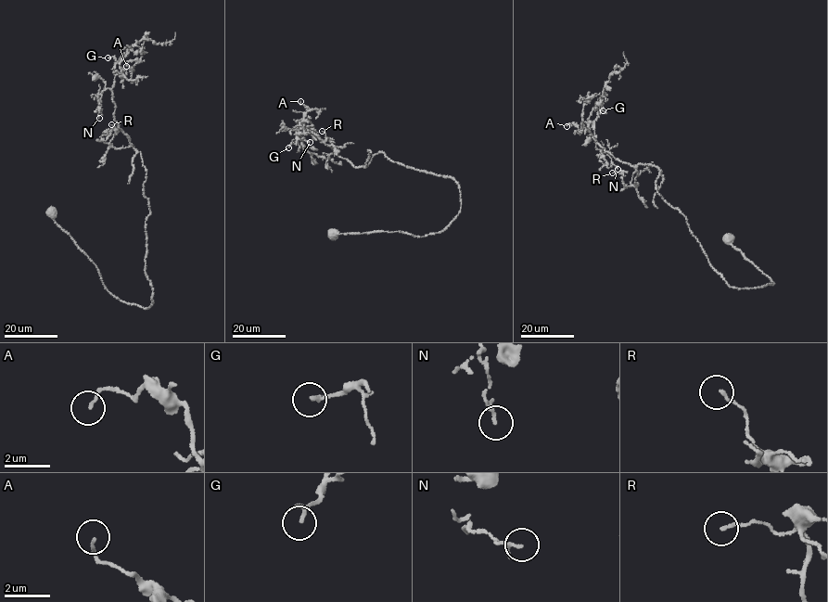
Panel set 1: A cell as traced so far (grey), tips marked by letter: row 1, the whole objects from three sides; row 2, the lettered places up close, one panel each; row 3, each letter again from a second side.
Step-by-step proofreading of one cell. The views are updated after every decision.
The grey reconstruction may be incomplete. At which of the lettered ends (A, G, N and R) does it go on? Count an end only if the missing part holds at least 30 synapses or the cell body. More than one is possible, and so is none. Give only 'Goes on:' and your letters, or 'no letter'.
Goes on: no letter

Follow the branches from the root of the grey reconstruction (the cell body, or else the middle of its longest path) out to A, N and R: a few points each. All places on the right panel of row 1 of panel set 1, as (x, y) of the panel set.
A: (729, 239), (774, 283), (729, 286), (685, 216), (656, 190), (657, 167), (624, 163), (589, 130), (566, 126)
N: (729, 239), (774, 283), (729, 286), (685, 216), (656, 190), (661, 171), (624, 163), (596, 143), (617, 169)
R: (729, 239), (774, 283), (729, 286), (685, 216), (656, 190), (657, 167), (639, 164), (630, 186), (612, 172)

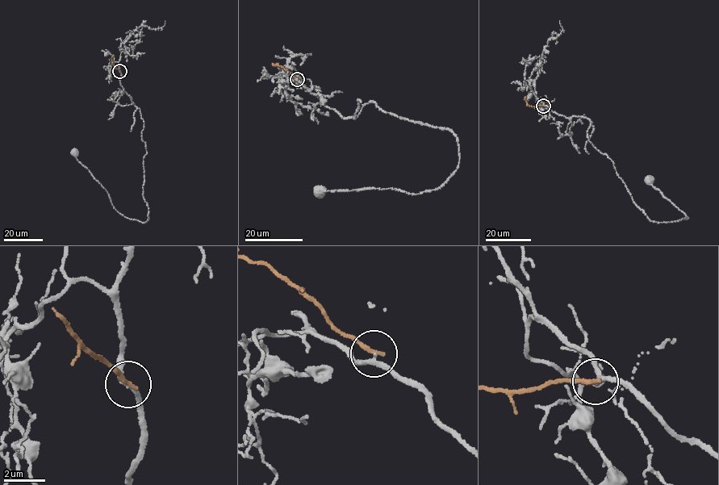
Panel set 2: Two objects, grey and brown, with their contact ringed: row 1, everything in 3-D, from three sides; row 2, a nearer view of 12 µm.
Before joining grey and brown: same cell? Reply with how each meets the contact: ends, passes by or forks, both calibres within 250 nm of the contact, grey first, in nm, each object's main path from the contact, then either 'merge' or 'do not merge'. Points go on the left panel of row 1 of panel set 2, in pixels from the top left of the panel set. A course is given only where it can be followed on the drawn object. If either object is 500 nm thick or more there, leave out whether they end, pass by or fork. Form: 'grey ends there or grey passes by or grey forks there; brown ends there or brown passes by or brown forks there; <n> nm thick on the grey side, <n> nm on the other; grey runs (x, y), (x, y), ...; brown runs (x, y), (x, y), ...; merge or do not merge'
grey passes by; brown ends there; 190 nm thick on the grey side, 220 nm on the other; grey runs (119, 71), (123, 90), (140, 108), (144, 123), (143, 194), (148, 220), (131, 219), (116, 211), (73, 152); brown runs (119, 71), (111, 62), (114, 55); do not merge

